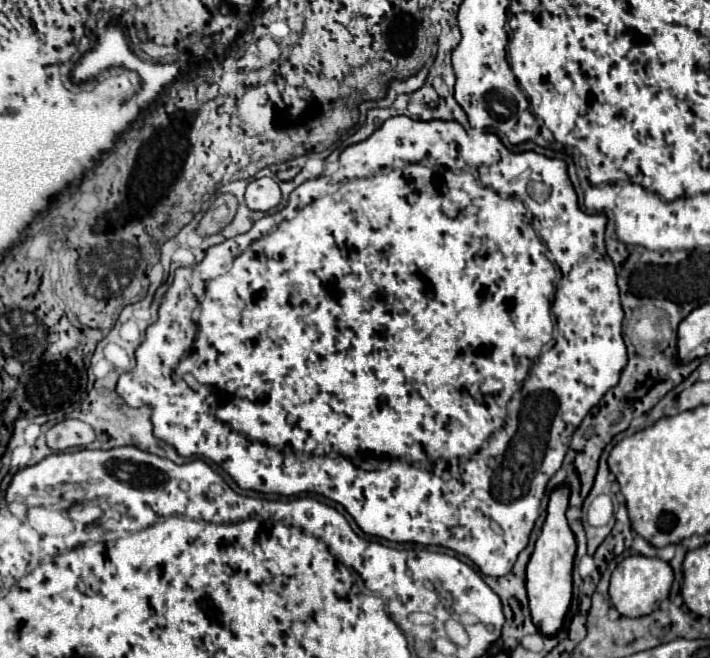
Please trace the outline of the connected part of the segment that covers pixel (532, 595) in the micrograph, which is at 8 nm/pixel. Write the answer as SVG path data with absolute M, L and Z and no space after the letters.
M566 488L554 490L550 496L546 522L536 540L530 562L526 566L526 590L530 600L532 622L544 636L554 636L562 628L564 616L572 600L572 562L576 554L576 540L566 520L566 508L568 508L568 490Z

